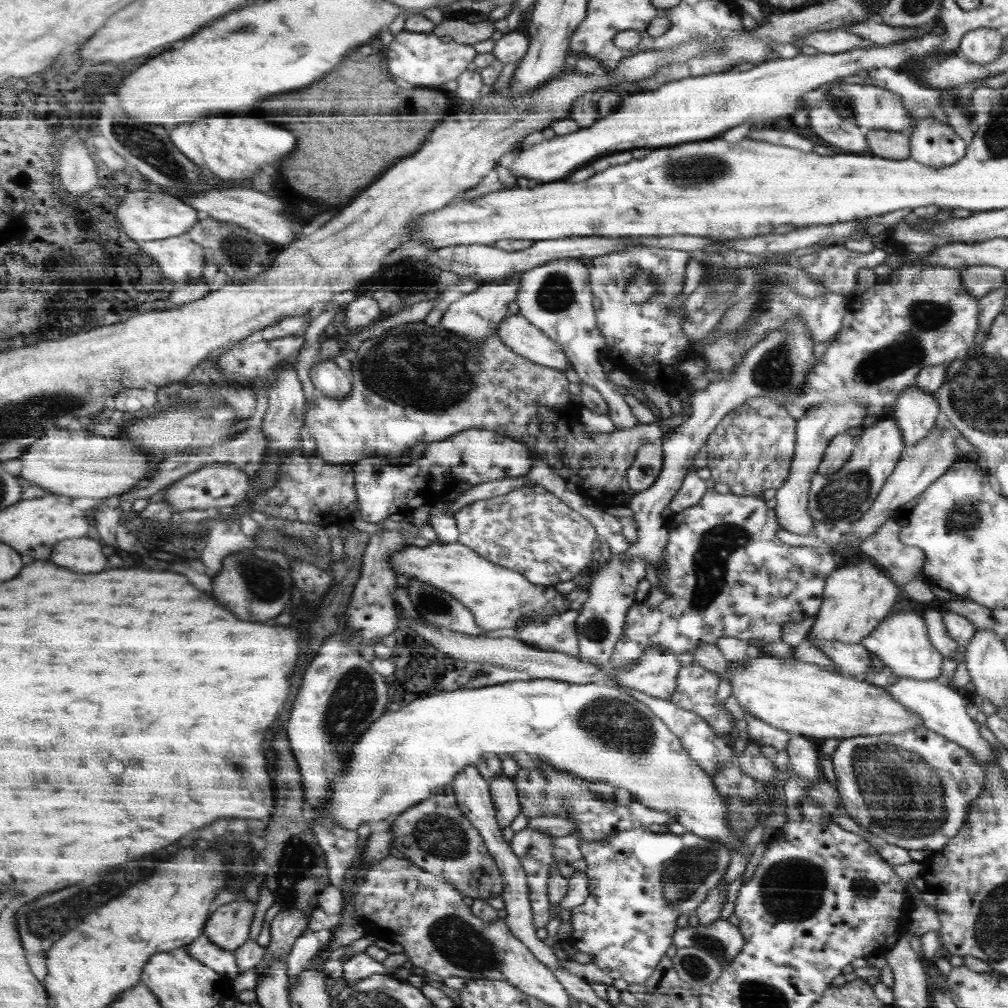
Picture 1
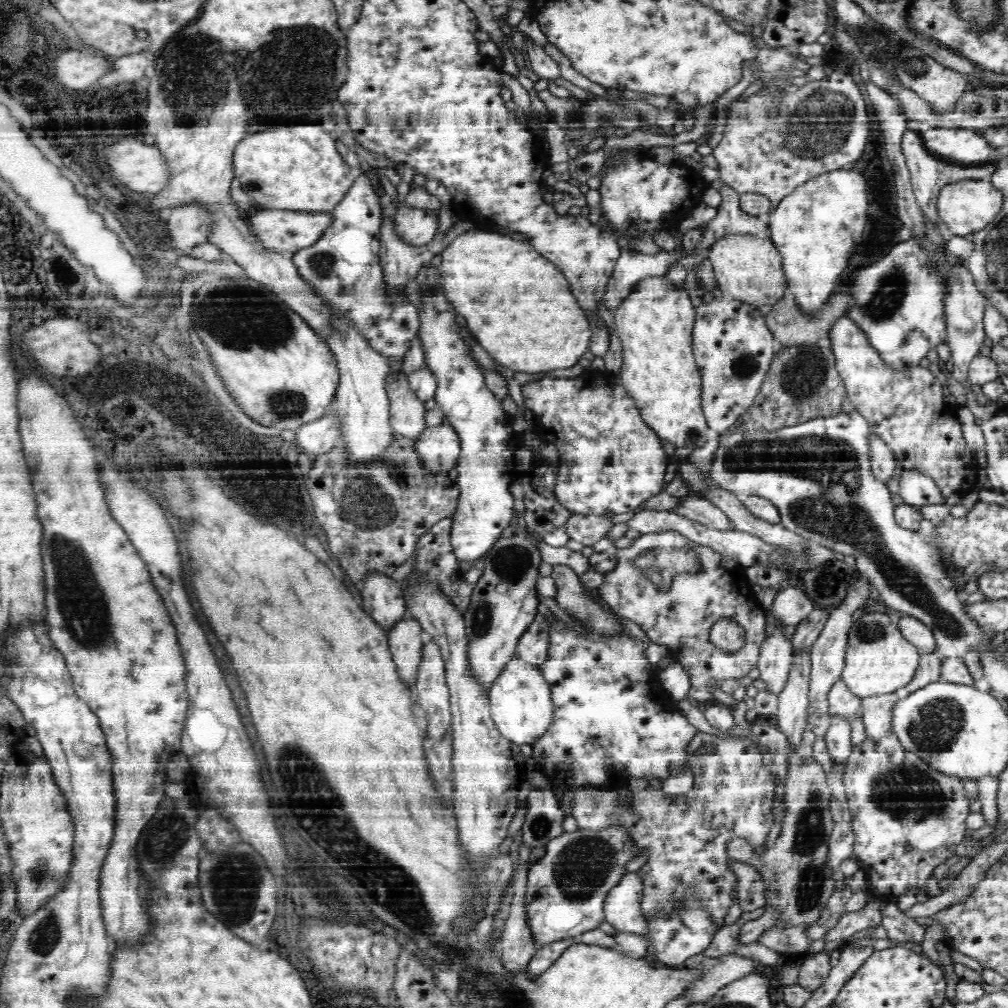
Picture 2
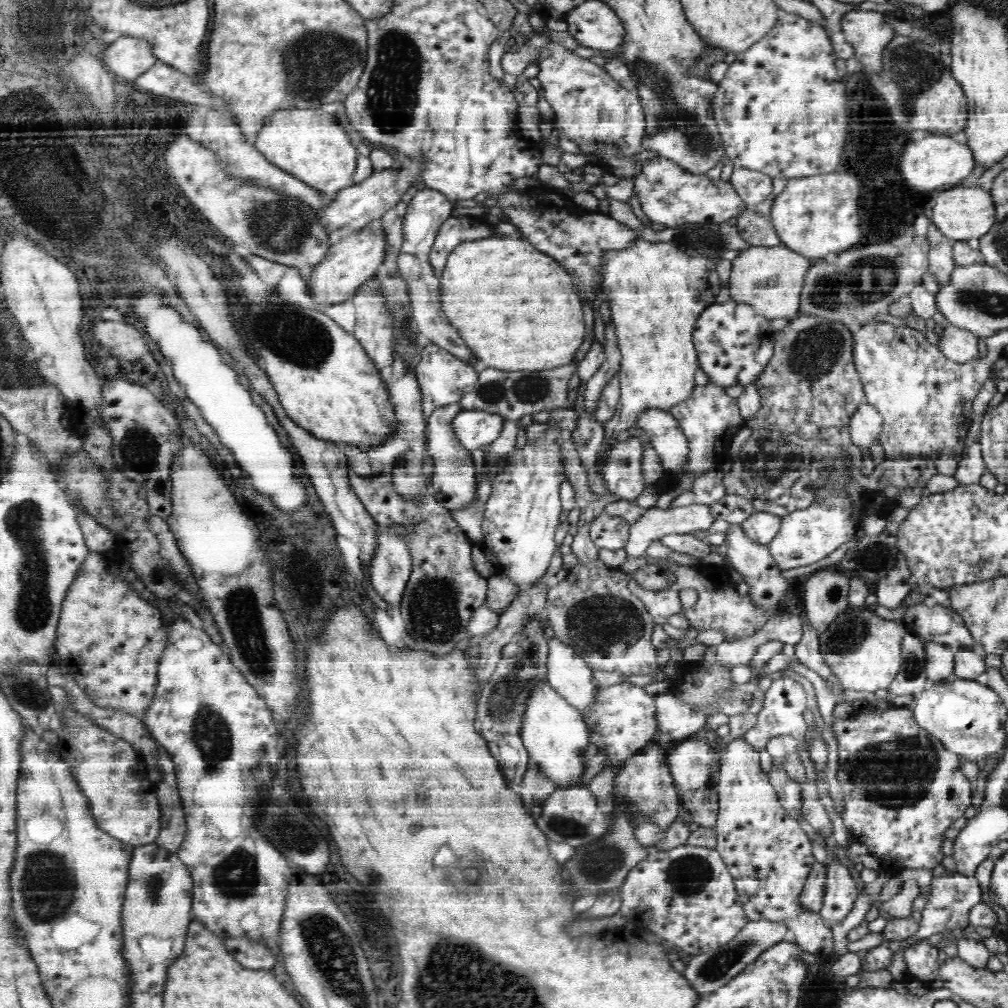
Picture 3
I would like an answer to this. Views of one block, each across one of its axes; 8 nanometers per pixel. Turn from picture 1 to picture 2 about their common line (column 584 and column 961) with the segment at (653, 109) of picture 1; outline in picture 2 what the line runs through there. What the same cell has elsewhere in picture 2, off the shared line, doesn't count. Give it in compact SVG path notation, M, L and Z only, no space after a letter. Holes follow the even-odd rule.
M922 128L920 136L930 156L944 158L948 164L952 162L958 166L990 162L994 150L990 144L984 144L984 136L966 128Z

